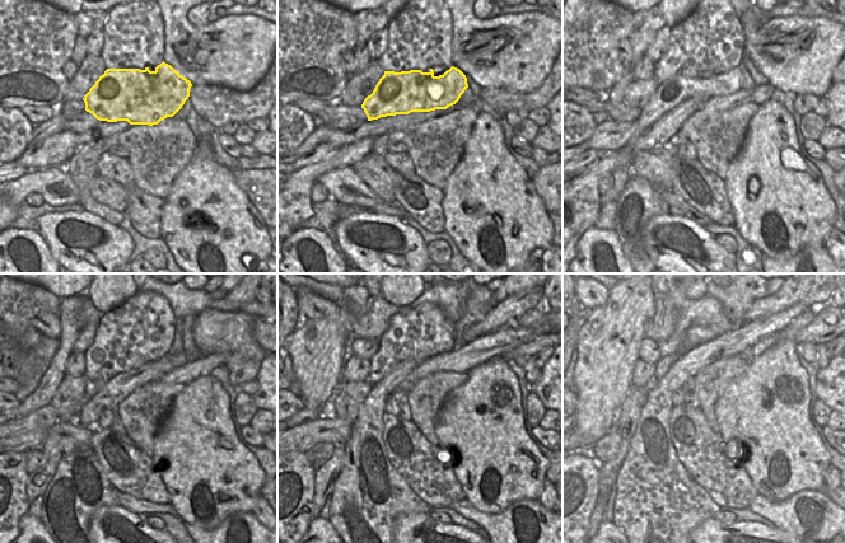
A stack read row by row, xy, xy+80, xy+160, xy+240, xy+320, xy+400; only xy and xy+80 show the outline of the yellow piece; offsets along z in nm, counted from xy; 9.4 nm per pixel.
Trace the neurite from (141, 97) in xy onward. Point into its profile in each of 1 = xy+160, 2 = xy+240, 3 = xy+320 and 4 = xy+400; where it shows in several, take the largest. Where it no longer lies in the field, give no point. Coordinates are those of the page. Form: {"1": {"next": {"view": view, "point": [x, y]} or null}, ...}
{"1": {"next": {"view": "xy+160", "point": [672, 92]}}, "2": {"next": {"view": "xy+240", "point": [38, 481]}}, "3": {"next": {"view": "xy+320", "point": [325, 477]}}, "4": {"next": {"view": "xy+400", "point": [597, 516]}}}

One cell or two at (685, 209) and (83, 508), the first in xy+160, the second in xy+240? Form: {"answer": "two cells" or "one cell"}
{"answer": "two cells"}

